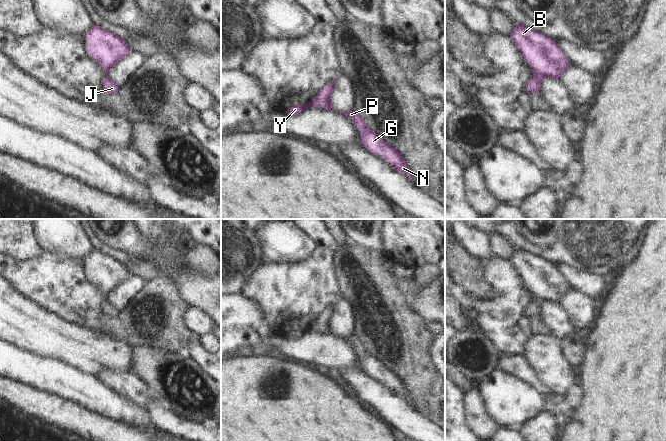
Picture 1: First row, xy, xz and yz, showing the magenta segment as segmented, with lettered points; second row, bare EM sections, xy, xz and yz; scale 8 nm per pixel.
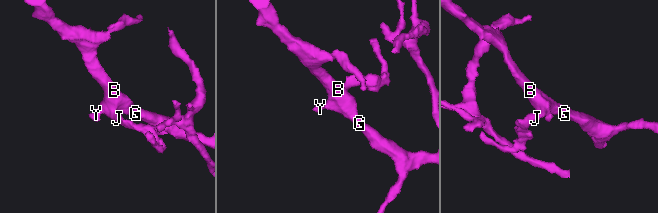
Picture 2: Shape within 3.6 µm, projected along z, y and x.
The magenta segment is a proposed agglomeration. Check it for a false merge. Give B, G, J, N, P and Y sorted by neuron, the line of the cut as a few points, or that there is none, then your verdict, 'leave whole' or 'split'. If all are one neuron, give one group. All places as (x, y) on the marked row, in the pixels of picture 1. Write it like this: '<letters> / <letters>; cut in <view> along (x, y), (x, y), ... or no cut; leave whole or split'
B G J N P Y; no cut; leave whole

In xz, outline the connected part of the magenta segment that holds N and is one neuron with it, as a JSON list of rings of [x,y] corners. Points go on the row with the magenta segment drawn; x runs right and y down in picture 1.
[[[357,109],[339,113],[346,115],[354,121],[354,124],[361,135],[362,146],[368,149],[371,153],[384,158],[396,171],[406,174],[412,181],[414,181],[405,158],[368,127]]]

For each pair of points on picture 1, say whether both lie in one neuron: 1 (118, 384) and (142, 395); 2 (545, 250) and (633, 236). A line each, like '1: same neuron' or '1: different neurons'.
1: same neuron
2: same neuron

